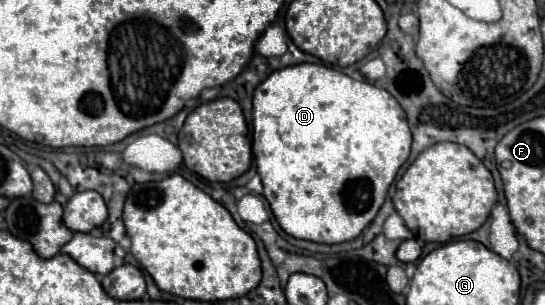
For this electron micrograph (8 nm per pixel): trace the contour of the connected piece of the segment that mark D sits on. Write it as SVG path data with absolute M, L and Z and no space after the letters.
M295 64L275 70L267 80L263 80L255 88L251 124L253 124L253 156L257 162L257 170L263 180L263 186L265 186L263 196L269 202L279 226L293 238L321 242L321 244L339 244L339 242L353 240L363 232L365 226L371 224L371 220L377 216L377 212L387 196L391 182L395 180L399 168L405 164L405 160L409 158L409 152L411 152L411 130L409 130L407 116L405 116L405 110L401 108L401 104L387 90L377 88L369 82L353 80L347 74L343 74L341 70L324 64Z

